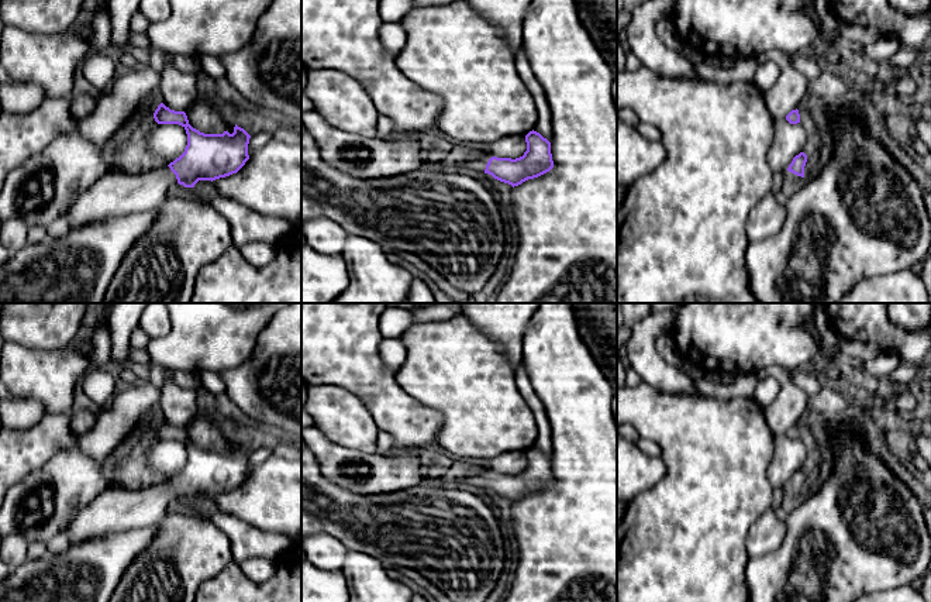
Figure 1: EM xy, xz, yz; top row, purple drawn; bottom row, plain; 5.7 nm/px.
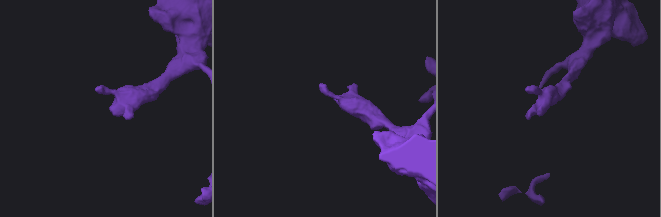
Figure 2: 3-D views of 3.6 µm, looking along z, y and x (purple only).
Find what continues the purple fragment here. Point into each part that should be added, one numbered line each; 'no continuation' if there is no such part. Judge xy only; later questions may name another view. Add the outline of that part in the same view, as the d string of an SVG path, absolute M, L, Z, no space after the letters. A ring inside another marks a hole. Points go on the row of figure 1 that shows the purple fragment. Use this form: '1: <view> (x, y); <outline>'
1: xy (117, 192); M111 165L69 210L69 227L79 228L104 219L159 209L179 186L168 165L132 173Z

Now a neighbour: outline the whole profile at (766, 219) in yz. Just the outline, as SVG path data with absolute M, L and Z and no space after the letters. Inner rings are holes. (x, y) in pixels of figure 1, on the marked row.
M769 192L749 213L746 235L749 242L776 235L786 220L786 209Z

